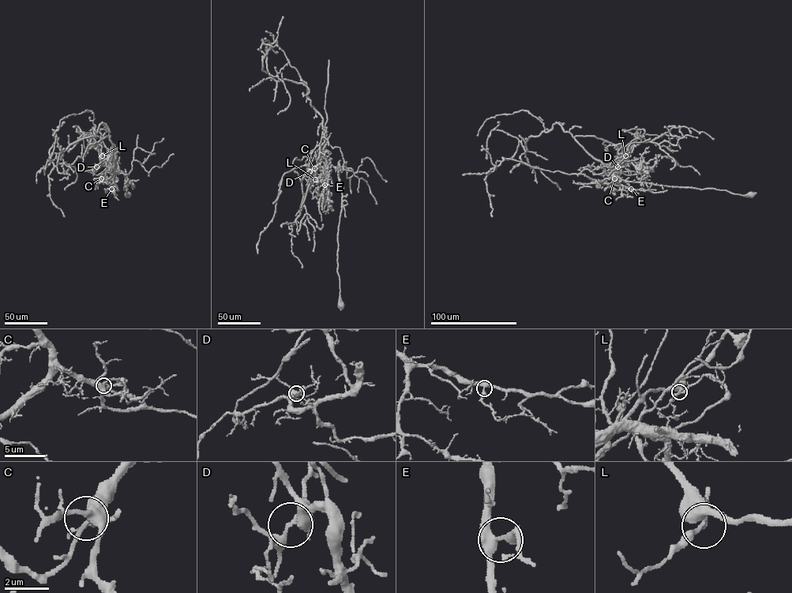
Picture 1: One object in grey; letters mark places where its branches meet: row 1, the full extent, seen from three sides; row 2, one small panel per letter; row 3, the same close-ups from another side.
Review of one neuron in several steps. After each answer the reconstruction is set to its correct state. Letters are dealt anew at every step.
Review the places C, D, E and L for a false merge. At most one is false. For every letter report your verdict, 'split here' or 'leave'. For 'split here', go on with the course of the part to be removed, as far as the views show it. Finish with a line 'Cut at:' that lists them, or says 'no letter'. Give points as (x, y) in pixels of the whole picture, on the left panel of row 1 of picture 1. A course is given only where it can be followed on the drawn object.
C: leave
D: leave
E: leave
L: split here; foreign part runs (102, 155), (111, 170), (128, 174), (137, 160), (148, 175), (174, 155)
Cut at: L

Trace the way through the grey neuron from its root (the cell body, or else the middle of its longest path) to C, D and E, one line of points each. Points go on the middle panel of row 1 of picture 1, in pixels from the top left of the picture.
C: (340, 304), (337, 234), (342, 193), (339, 170), (337, 167), (328, 165), (323, 158), (314, 168)
D: (340, 304), (337, 234), (342, 193), (339, 170), (325, 163), (320, 175), (310, 169), (309, 171)
E: (340, 304), (337, 234), (342, 193), (337, 167), (327, 164), (324, 185)

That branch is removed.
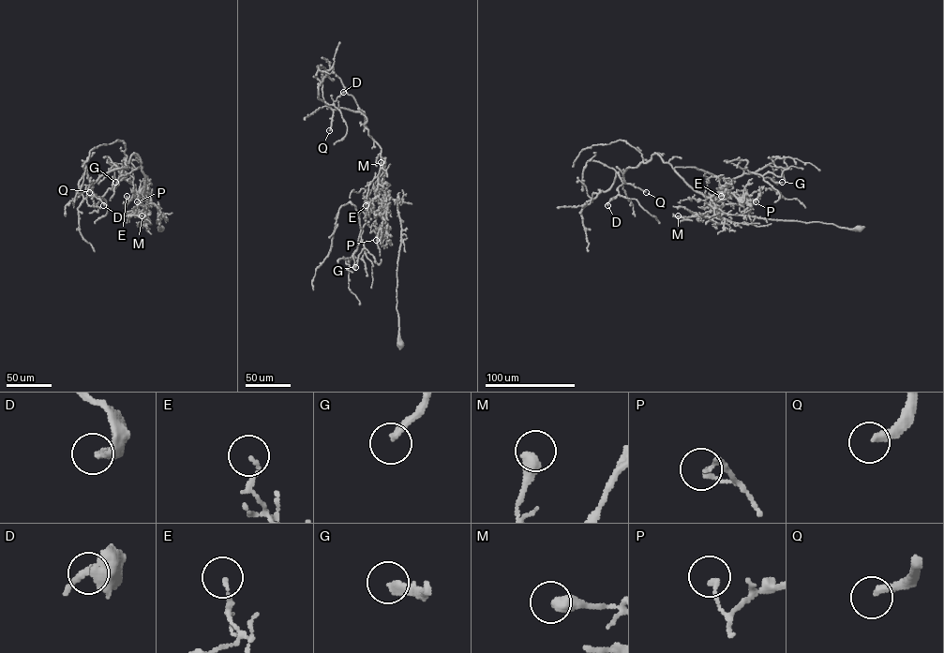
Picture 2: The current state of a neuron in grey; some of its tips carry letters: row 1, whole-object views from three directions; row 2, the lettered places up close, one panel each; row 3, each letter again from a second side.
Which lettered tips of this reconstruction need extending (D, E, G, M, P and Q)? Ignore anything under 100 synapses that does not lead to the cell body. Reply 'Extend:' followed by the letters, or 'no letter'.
Extend: Q

